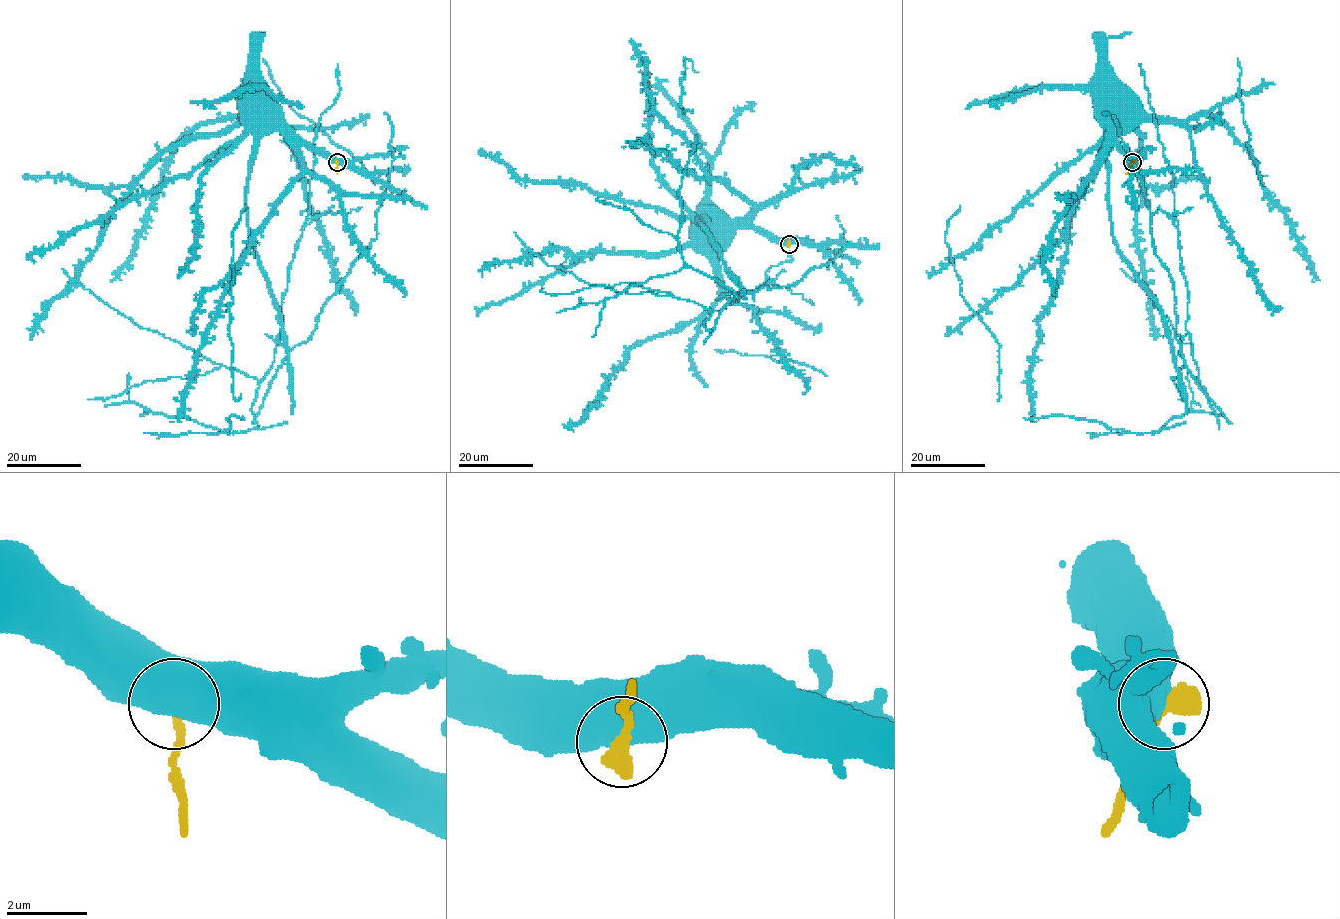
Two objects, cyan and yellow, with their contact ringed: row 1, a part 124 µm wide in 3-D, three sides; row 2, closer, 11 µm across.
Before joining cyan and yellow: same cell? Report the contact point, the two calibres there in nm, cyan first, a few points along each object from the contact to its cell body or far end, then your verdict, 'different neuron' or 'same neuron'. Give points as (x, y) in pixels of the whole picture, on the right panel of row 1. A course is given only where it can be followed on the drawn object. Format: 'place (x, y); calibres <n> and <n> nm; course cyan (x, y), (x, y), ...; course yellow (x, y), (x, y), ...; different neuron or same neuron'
place (1132, 162); calibres 800 and 550 nm; course cyan (1132, 162), (1115, 133), (1114, 109), (1100, 83); course yellow (1132, 162), (1126, 174); different neuron

